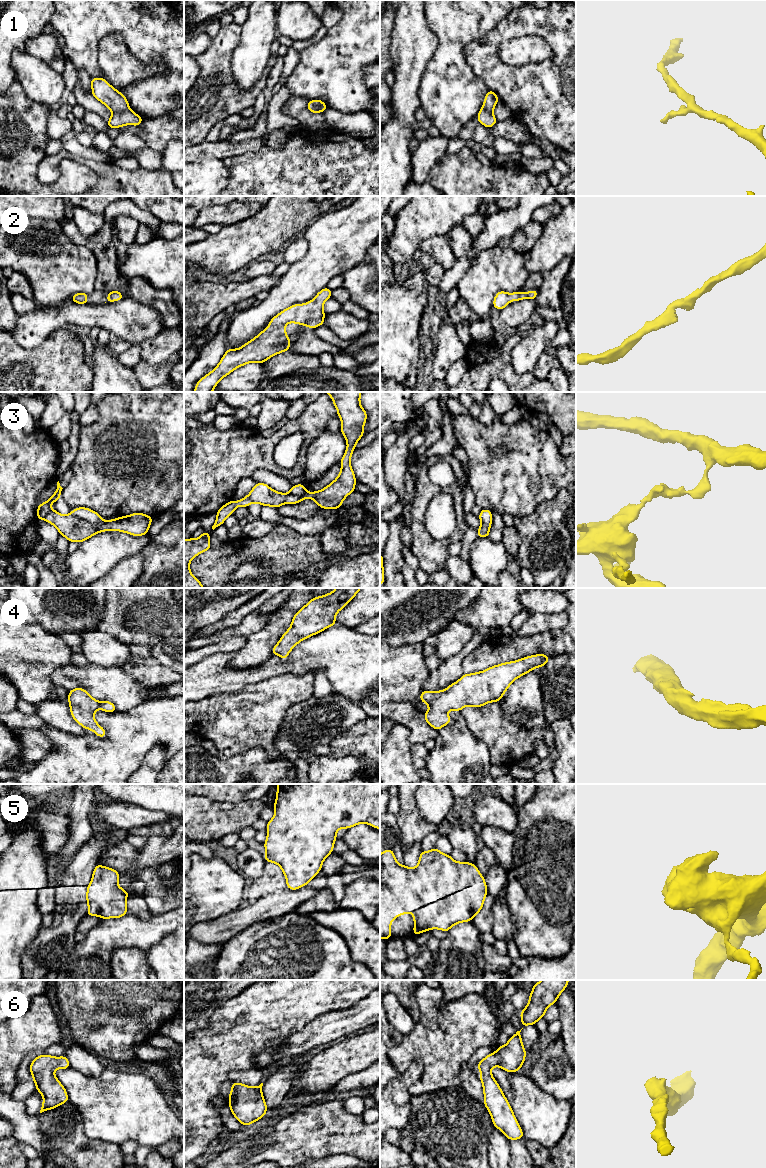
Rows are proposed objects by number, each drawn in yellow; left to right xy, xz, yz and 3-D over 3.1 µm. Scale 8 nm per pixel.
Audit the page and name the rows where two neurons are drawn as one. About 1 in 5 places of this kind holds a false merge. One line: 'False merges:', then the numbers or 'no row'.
False merges: 3

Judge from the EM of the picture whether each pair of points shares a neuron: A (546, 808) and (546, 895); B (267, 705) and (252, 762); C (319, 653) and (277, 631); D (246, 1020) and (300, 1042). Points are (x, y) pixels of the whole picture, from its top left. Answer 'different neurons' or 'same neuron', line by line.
A: same neuron
B: different neurons
C: different neurons
D: different neurons

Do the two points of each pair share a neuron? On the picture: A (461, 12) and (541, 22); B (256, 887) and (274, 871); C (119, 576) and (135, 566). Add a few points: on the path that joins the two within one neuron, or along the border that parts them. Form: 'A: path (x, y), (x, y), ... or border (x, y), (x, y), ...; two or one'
A: border (513, 10), (488, 32); two
B: path (260, 884), (270, 875); one
C: path (123, 575), (131, 568); one

